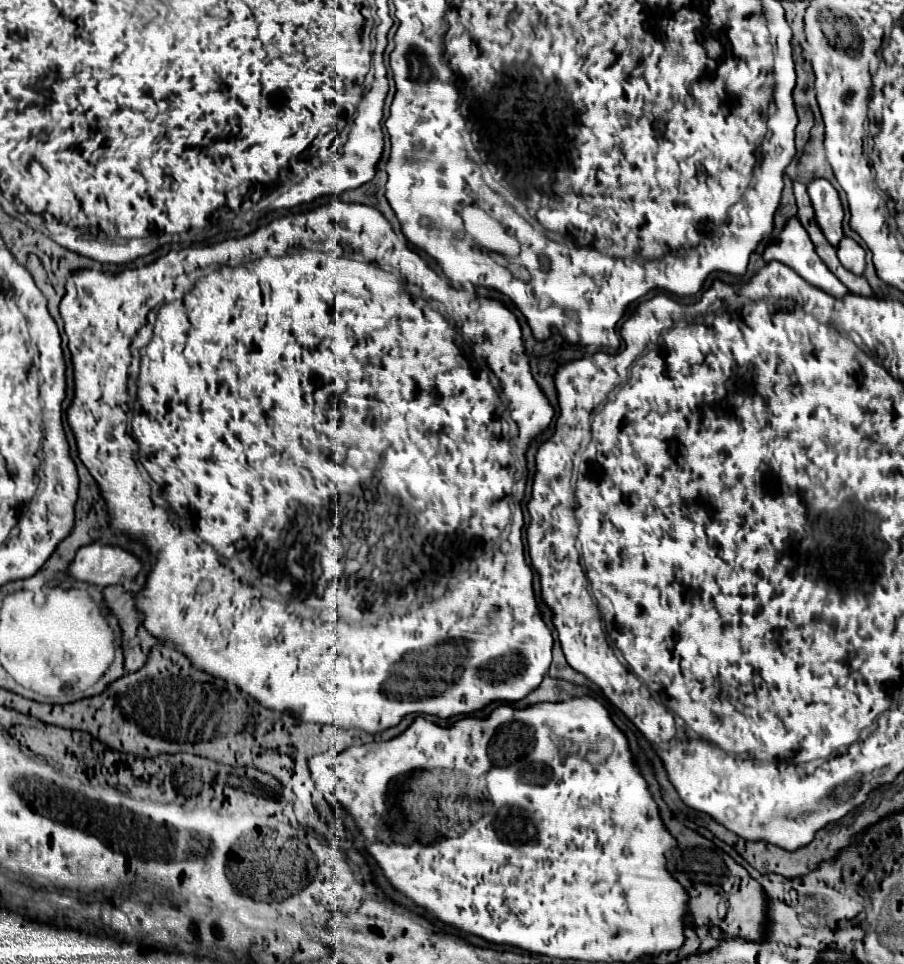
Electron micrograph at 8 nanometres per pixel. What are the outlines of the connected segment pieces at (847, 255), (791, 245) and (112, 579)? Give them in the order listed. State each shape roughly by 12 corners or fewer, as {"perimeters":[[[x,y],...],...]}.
{"perimeters":[[[851,237],[837,249],[839,261],[855,275],[863,275],[865,249]],[[797,217],[787,221],[763,259],[785,263],[807,283],[849,293],[819,259]],[[99,543],[81,547],[69,577],[99,587],[135,577],[137,557]]]}

